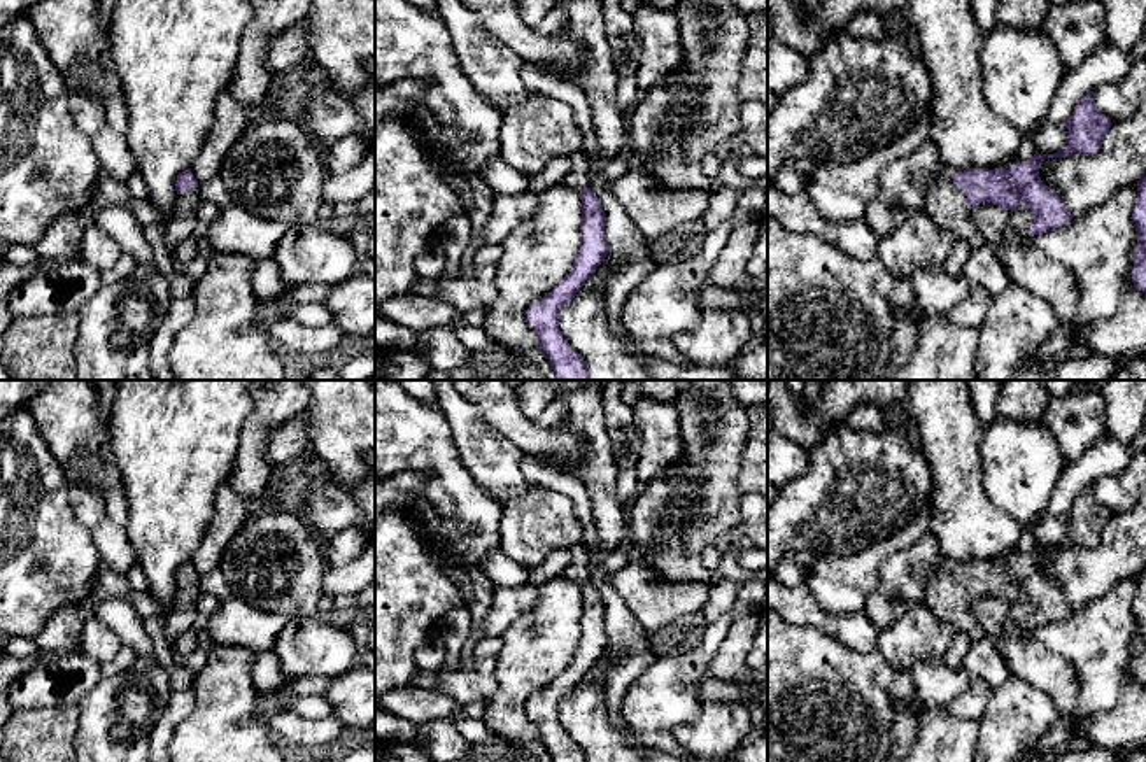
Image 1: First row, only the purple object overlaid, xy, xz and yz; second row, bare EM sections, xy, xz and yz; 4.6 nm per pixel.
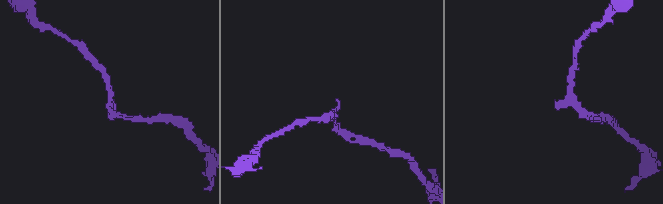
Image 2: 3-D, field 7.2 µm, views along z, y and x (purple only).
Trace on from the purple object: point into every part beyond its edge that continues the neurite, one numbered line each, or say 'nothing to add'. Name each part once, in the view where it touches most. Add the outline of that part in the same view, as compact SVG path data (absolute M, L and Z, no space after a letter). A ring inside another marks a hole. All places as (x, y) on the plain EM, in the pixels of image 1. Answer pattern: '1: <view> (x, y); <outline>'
1: yz (945, 594); M951 568L929 569L923 585L923 603L944 622L964 632L971 643L985 636L983 627L971 613L966 585Z

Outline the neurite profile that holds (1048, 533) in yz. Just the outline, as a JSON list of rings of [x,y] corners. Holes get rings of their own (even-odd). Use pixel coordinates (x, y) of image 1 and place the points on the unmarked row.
[[[1051,517],[1034,527],[1036,543],[1039,547],[1055,547],[1069,536],[1069,522],[1065,517]]]

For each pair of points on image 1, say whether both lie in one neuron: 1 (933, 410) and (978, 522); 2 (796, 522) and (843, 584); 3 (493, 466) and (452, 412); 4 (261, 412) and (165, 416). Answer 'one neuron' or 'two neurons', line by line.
1: one neuron
2: two neurons
3: one neuron
4: two neurons

